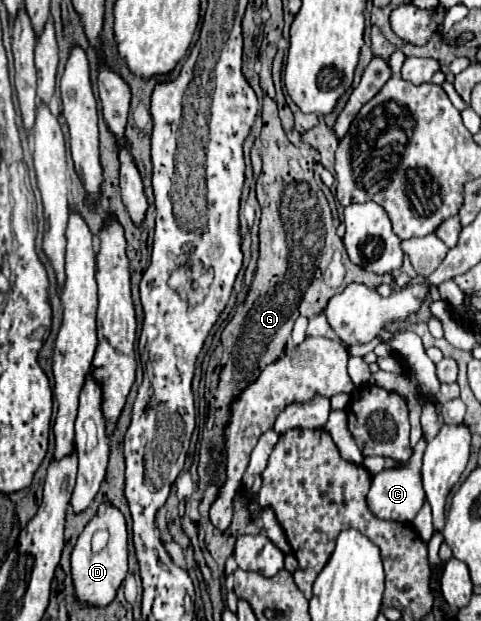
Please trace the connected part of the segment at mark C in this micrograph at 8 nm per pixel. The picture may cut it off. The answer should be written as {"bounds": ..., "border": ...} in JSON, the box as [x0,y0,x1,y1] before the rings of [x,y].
{"bounds":[368,438,426,522],"border":[[[422,438],[414,446],[414,454],[408,464],[404,464],[402,468],[384,470],[372,478],[372,488],[368,492],[368,508],[372,510],[374,516],[382,520],[390,520],[390,522],[412,522],[414,520],[414,516],[424,504],[424,488],[422,488],[422,478],[420,478],[424,450],[426,450],[426,440]]]}

